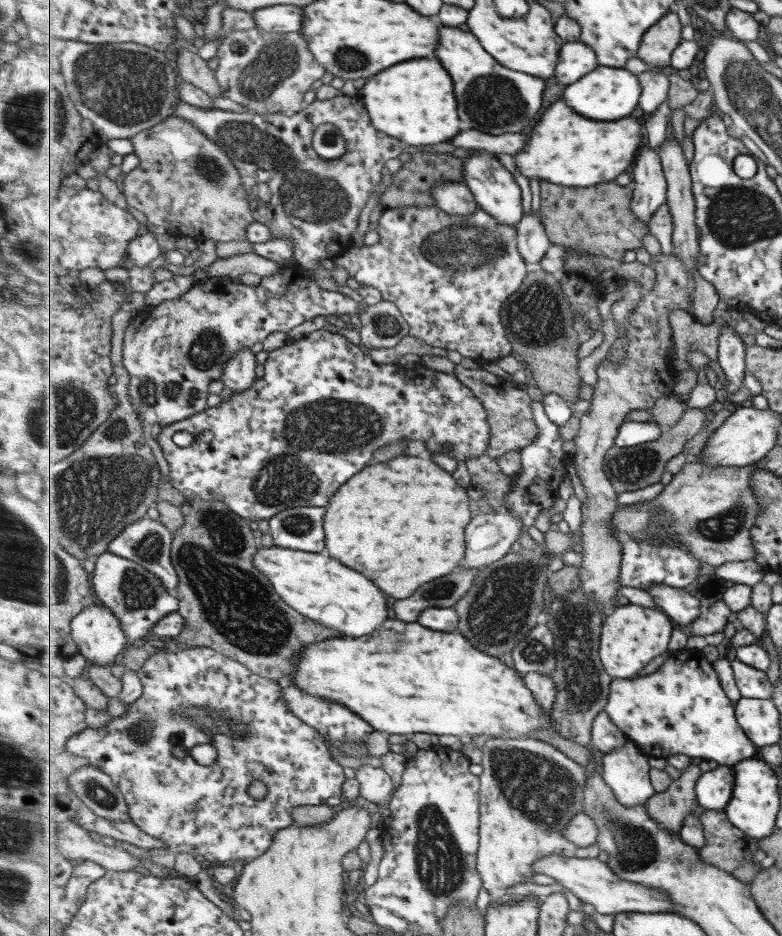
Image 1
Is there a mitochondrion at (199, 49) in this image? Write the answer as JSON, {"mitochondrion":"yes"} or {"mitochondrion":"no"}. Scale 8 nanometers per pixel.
{"mitochondrion":"no"}

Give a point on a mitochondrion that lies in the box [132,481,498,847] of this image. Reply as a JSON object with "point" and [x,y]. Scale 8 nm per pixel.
{"point":[238,606]}

